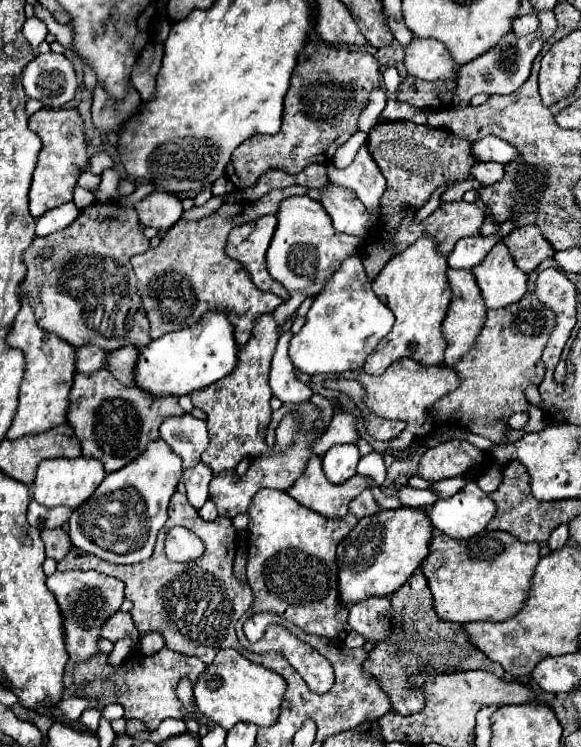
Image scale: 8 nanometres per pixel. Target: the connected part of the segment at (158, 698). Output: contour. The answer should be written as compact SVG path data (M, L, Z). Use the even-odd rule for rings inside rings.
M163 647L159 653L145 657L141 653L133 653L117 671L101 671L107 665L107 655L95 655L79 669L75 669L73 683L85 683L83 697L97 697L99 703L121 703L125 707L125 719L141 719L149 731L155 731L159 723L167 717L185 719L185 707L177 697L177 685L181 679L189 679L191 683L205 671L205 663L199 657L187 657ZM95 677L95 679L93 679Z

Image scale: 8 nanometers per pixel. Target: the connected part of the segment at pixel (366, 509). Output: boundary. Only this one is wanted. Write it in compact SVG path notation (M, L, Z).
M363 491L359 497L355 497L349 505L349 513L353 513L357 519L363 519L365 515L375 515L379 511L377 501L373 499L371 491Z

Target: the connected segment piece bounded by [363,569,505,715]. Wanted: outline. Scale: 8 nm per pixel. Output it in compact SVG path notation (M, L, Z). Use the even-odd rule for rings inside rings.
M421 569L413 573L413 577L397 589L389 599L393 599L395 621L399 621L399 633L391 633L391 641L383 641L383 645L375 645L369 657L363 663L363 671L379 681L379 687L391 699L391 709L401 715L413 715L423 711L425 697L423 691L413 689L409 679L417 673L433 675L433 671L449 673L449 671L491 671L497 677L503 677L503 667L483 655L469 641L465 627L461 623L449 623L437 617L433 609L433 595L429 591L427 579Z

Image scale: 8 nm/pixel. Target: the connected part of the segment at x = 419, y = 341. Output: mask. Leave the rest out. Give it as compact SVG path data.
M421 235L403 253L395 255L373 281L377 297L393 311L395 325L387 337L379 341L375 351L367 357L365 373L381 375L393 361L409 357L425 365L441 365L447 349L441 325L451 303L451 287L447 281L447 255L437 251L437 243L431 237Z

